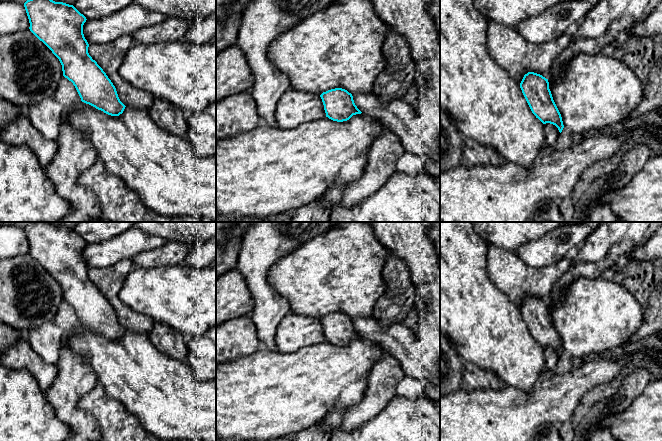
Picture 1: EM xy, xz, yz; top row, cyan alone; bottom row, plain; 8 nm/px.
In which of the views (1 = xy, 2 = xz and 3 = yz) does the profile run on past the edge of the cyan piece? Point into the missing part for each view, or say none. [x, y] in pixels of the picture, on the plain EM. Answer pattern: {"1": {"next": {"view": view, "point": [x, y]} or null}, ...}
{"1": {"next": {"view": "xy", "point": [161, 392]}}, "2": {"next": {"view": "xz", "point": [339, 270]}}, "3": {"next": {"view": "yz", "point": [486, 328]}}}

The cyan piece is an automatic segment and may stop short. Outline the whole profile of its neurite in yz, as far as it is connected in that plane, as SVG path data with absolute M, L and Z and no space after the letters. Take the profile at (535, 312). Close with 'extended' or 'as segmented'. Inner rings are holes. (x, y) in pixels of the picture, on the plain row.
M440 222L440 331L452 342L463 361L491 371L504 383L529 393L539 378L546 360L544 349L555 349L561 357L564 349L553 324L548 303L528 296L520 308L501 292L488 275L487 241L480 237L471 222Z; extended

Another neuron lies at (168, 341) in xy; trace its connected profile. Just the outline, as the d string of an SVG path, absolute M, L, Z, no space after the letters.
M154 322L149 340L161 353L178 361L186 362L188 357L188 343L184 341L184 334L171 327Z

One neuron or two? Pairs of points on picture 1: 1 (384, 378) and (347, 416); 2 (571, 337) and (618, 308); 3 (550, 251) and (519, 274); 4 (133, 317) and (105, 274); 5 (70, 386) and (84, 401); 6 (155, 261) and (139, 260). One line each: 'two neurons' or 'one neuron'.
1: one neuron
2: one neuron
3: two neurons
4: one neuron
5: two neurons
6: one neuron

